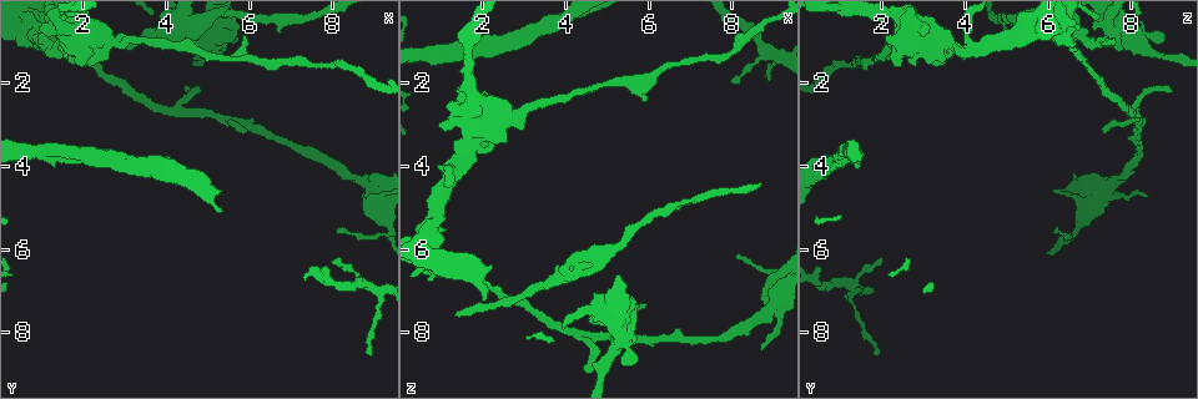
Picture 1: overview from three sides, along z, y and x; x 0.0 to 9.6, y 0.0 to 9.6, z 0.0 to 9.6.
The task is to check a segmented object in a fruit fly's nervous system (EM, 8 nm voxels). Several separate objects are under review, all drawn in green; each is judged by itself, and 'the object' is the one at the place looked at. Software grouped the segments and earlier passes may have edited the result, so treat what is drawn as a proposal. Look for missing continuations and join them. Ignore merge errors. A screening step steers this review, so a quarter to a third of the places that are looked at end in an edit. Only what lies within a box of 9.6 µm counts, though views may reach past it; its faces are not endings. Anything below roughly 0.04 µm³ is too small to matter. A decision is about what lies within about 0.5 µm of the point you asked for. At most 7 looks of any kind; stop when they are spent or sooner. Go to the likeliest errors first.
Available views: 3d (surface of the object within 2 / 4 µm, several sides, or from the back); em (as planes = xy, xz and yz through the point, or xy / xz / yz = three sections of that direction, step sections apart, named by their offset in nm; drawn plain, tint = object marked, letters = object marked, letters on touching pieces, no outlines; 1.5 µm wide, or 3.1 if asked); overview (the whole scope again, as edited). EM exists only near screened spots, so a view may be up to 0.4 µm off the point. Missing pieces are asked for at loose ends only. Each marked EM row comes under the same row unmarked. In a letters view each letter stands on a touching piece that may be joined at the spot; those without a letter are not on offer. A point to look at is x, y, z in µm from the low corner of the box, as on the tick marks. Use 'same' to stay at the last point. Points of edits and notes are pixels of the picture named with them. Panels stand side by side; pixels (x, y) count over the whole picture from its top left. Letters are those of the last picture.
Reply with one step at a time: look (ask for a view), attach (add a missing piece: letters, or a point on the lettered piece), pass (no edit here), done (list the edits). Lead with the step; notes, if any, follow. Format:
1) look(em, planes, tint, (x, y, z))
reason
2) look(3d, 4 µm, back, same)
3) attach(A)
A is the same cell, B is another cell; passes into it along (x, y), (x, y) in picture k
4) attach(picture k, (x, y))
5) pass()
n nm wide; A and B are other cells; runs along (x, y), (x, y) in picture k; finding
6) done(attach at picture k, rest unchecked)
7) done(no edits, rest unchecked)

look(3d, 4 µm, (1.30, 0.95, 7.60))
long arm stops here

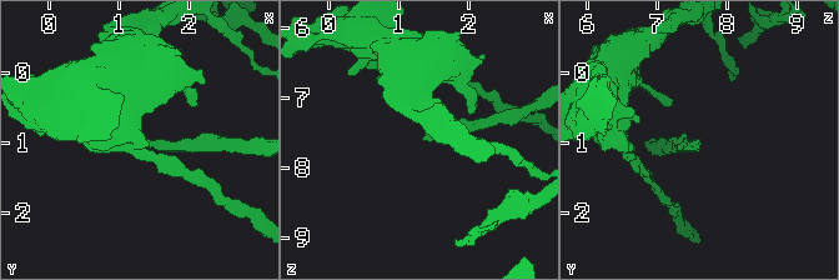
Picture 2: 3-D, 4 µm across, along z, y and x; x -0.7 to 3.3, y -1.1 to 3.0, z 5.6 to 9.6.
look(em, xy, step 4, tint, (1.35, 0.95, 7.60))
shape alone is not enough

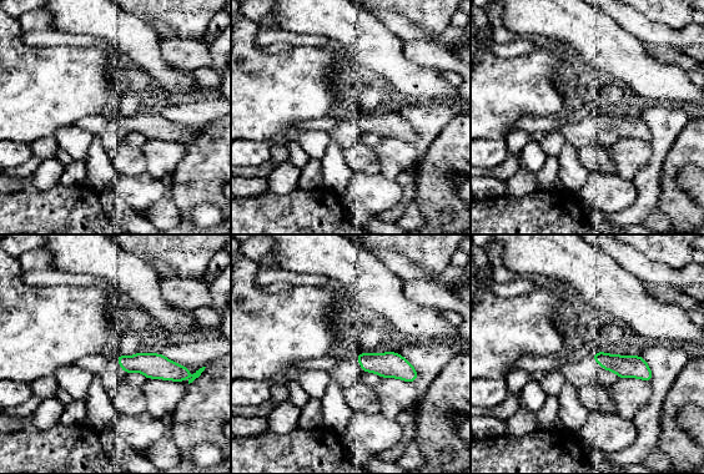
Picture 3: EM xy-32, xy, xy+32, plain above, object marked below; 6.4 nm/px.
look(em, xy, step 4, letters, same)

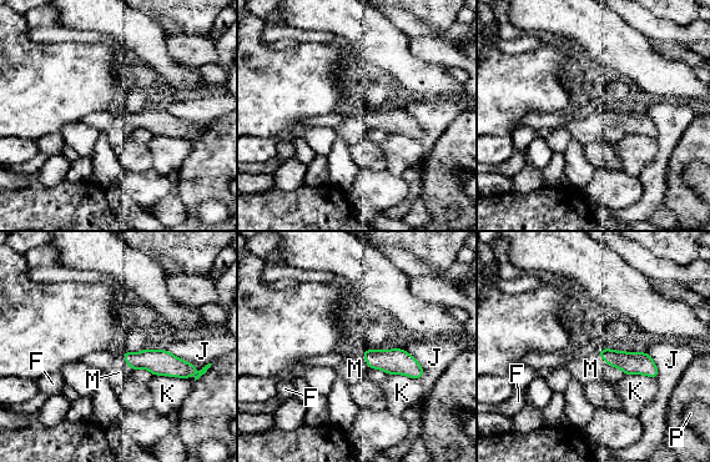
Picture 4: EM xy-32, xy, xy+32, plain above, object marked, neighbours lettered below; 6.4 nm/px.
attach(M)
M is the same cell, F, J, K and P are other cells; the neuron continues

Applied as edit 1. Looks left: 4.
look(overview)
see it whole again

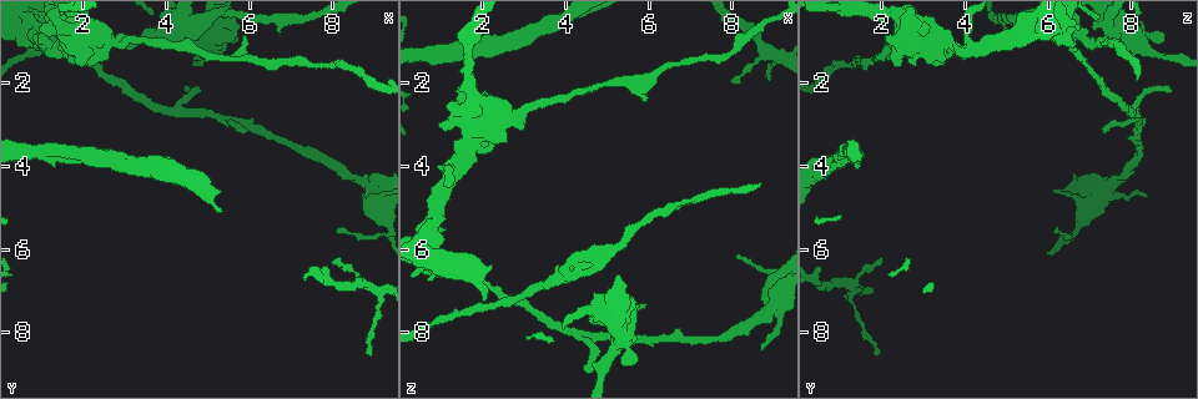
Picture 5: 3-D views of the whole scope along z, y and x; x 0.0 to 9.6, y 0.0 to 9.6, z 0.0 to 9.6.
look(em, planes, tint, (4.50, 2.20, 8.95))
thin end

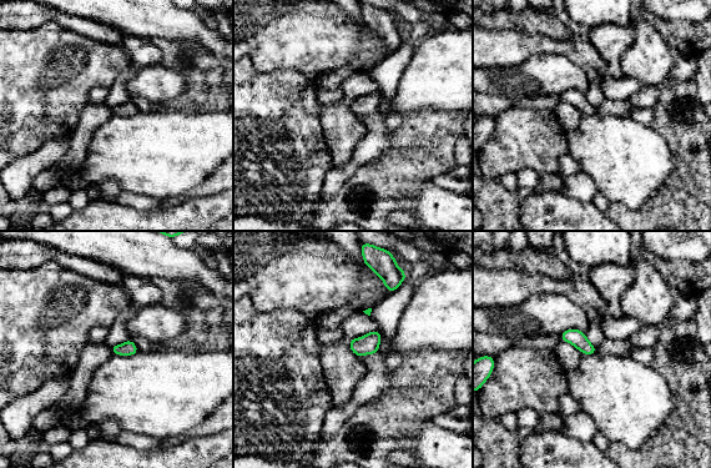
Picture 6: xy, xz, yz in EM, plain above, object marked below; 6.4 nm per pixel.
look(em, planes, letters, same)
what lies round it

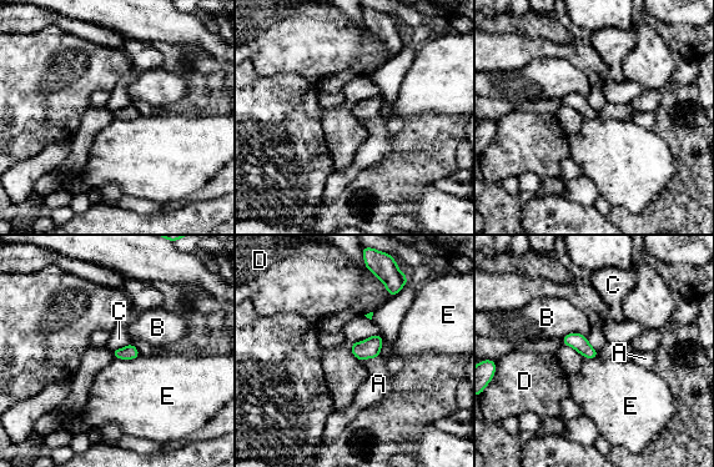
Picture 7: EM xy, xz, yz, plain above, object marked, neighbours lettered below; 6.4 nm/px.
attach(A)
90 nm wide; A is the same cell, B, C, D and E are other cells; the neuron continues

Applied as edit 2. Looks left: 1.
done(attach at picture 4, attach at picture 7, rest unchecked)

